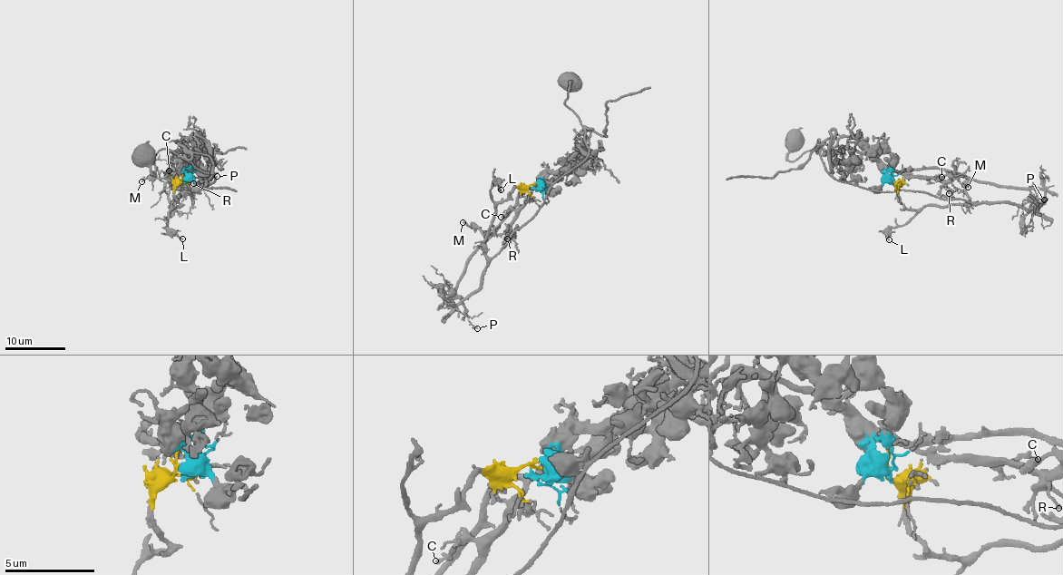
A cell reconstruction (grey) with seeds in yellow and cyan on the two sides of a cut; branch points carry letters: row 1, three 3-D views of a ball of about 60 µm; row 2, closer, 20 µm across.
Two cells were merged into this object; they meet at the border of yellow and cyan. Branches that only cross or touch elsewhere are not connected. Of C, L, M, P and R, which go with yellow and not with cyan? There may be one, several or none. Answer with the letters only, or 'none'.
L, M, P

